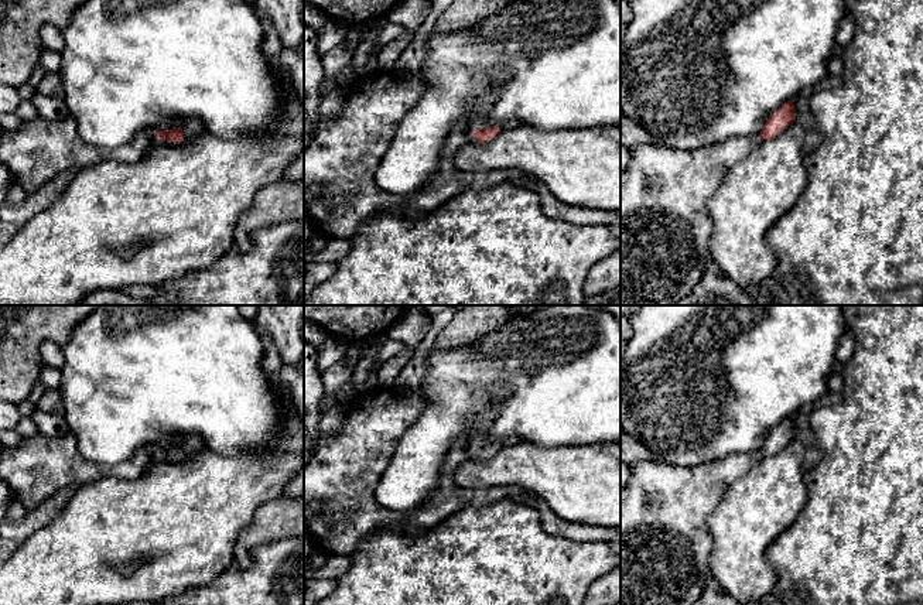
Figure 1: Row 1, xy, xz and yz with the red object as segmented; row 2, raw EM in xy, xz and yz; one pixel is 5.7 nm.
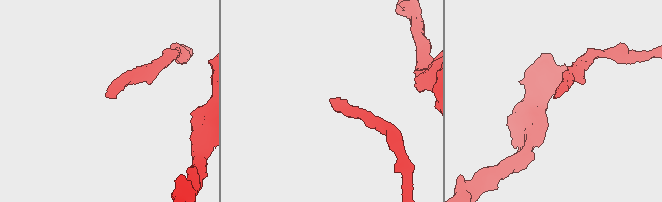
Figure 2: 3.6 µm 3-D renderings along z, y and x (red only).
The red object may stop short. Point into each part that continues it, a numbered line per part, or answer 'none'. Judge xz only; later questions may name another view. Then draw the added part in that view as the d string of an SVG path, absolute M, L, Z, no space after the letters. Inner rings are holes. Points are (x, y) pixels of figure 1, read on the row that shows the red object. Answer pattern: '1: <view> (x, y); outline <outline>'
1: xz (484, 103); outline M490 92L478 100L478 112L469 120L465 122L465 126L469 133L483 126L483 123L486 122L488 110L498 99L498 96L498 92Z

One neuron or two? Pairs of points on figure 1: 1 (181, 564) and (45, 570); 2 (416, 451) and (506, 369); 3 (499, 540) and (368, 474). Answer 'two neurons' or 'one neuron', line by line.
1: one neuron
2: one neuron
3: two neurons

